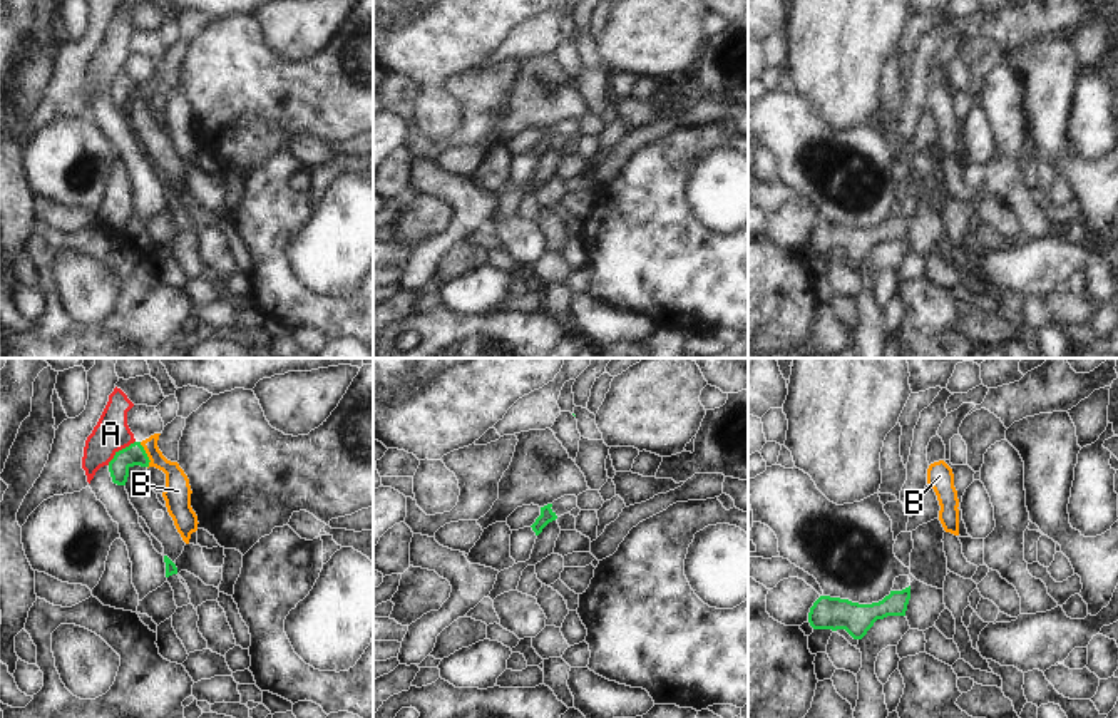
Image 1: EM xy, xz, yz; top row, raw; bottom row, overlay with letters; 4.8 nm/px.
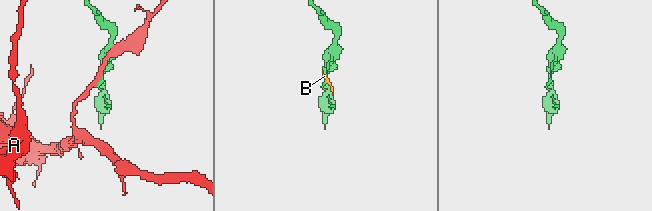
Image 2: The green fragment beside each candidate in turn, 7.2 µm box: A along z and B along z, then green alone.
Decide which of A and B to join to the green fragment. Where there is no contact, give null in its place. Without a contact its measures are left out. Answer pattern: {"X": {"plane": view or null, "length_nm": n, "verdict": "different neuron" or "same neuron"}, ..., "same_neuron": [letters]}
{"A": {"plane": "xy", "length_nm": 180, "verdict": "different neuron"}, "B": {"plane": "xy", "length_nm": 130, "verdict": "different neuron"}, "same_neuron": []}

